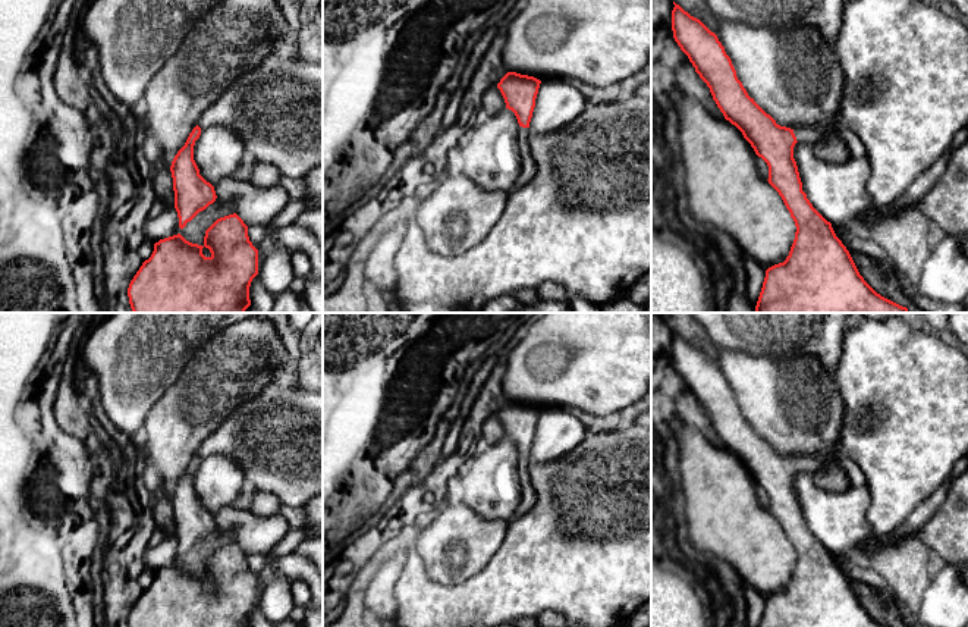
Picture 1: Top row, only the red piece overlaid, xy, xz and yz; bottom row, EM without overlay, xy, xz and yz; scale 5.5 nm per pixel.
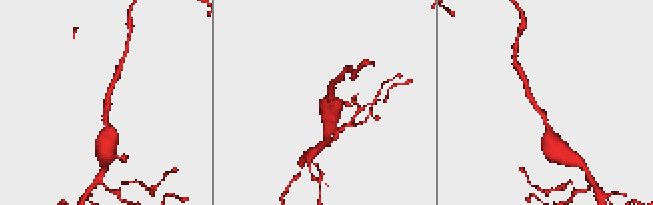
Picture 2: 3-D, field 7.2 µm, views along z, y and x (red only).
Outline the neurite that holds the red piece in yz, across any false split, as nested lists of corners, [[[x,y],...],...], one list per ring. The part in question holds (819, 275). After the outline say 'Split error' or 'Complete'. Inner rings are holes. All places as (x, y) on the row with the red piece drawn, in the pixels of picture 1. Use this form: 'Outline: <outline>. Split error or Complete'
Outline: [[[675,1],[673,4],[672,31],[675,41],[710,88],[713,100],[725,119],[742,132],[755,154],[767,163],[767,181],[782,197],[796,226],[795,239],[786,260],[766,270],[755,313],[909,313],[906,307],[877,294],[864,280],[849,251],[836,236],[832,223],[813,207],[802,191],[798,166],[793,159],[793,147],[799,141],[815,139],[815,134],[808,129],[791,129],[777,125],[748,95],[717,35],[679,4]]]. Split error

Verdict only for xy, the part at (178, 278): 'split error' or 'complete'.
complete

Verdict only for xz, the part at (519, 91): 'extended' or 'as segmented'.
extended

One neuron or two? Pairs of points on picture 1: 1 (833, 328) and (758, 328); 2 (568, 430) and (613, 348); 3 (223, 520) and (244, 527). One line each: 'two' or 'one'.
1: one
2: two
3: one

